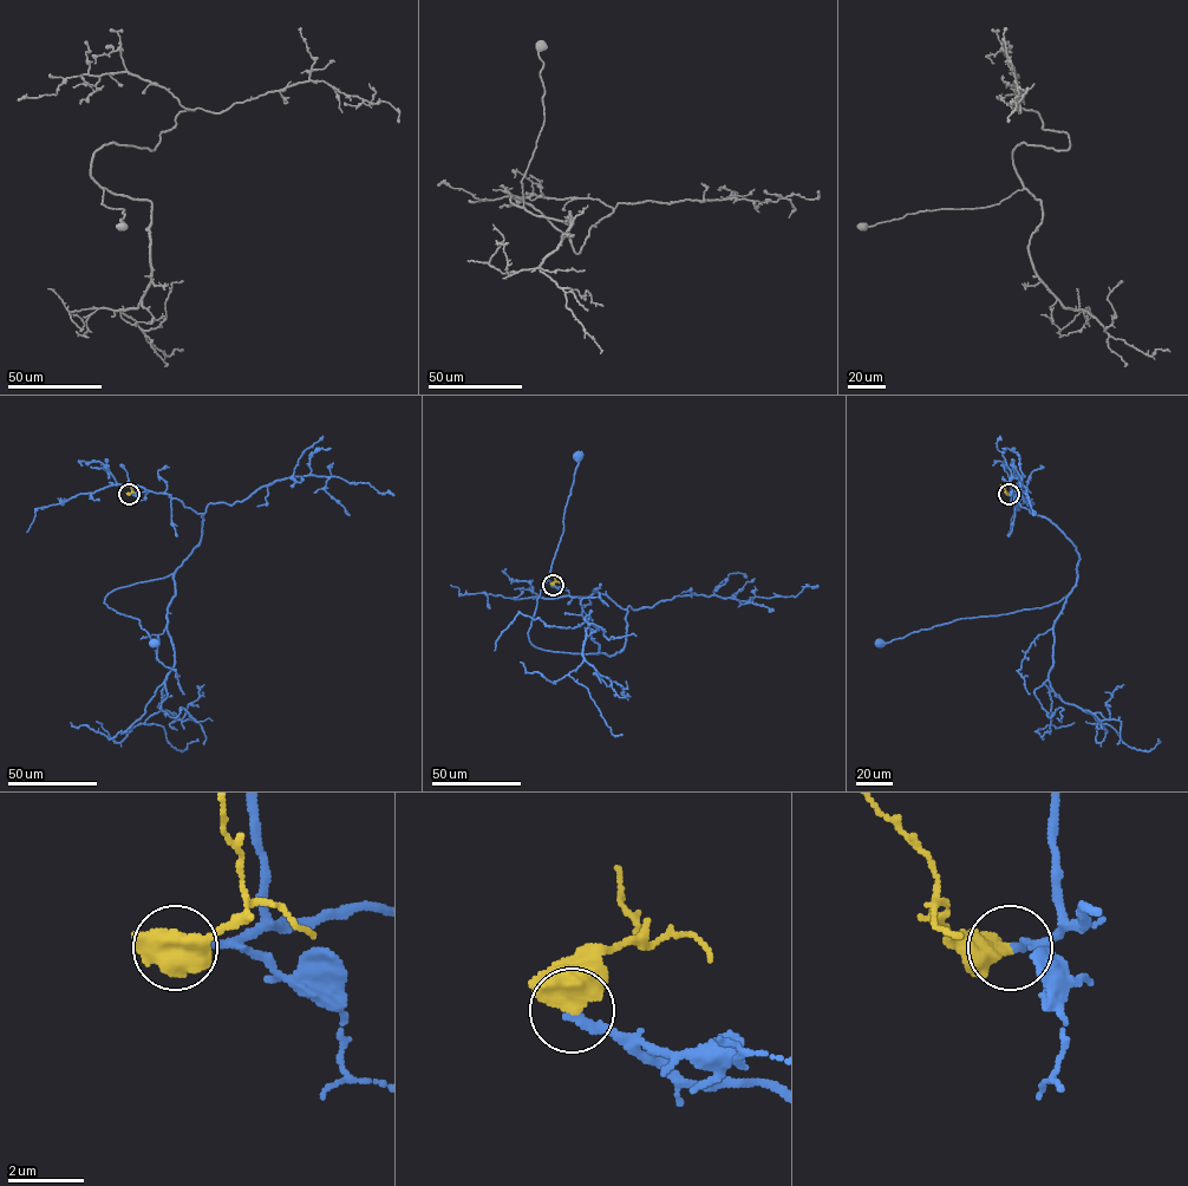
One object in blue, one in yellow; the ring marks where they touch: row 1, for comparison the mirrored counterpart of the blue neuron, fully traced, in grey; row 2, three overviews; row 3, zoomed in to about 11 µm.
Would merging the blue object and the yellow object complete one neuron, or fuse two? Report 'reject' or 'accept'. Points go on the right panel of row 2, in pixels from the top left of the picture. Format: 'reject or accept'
accept

